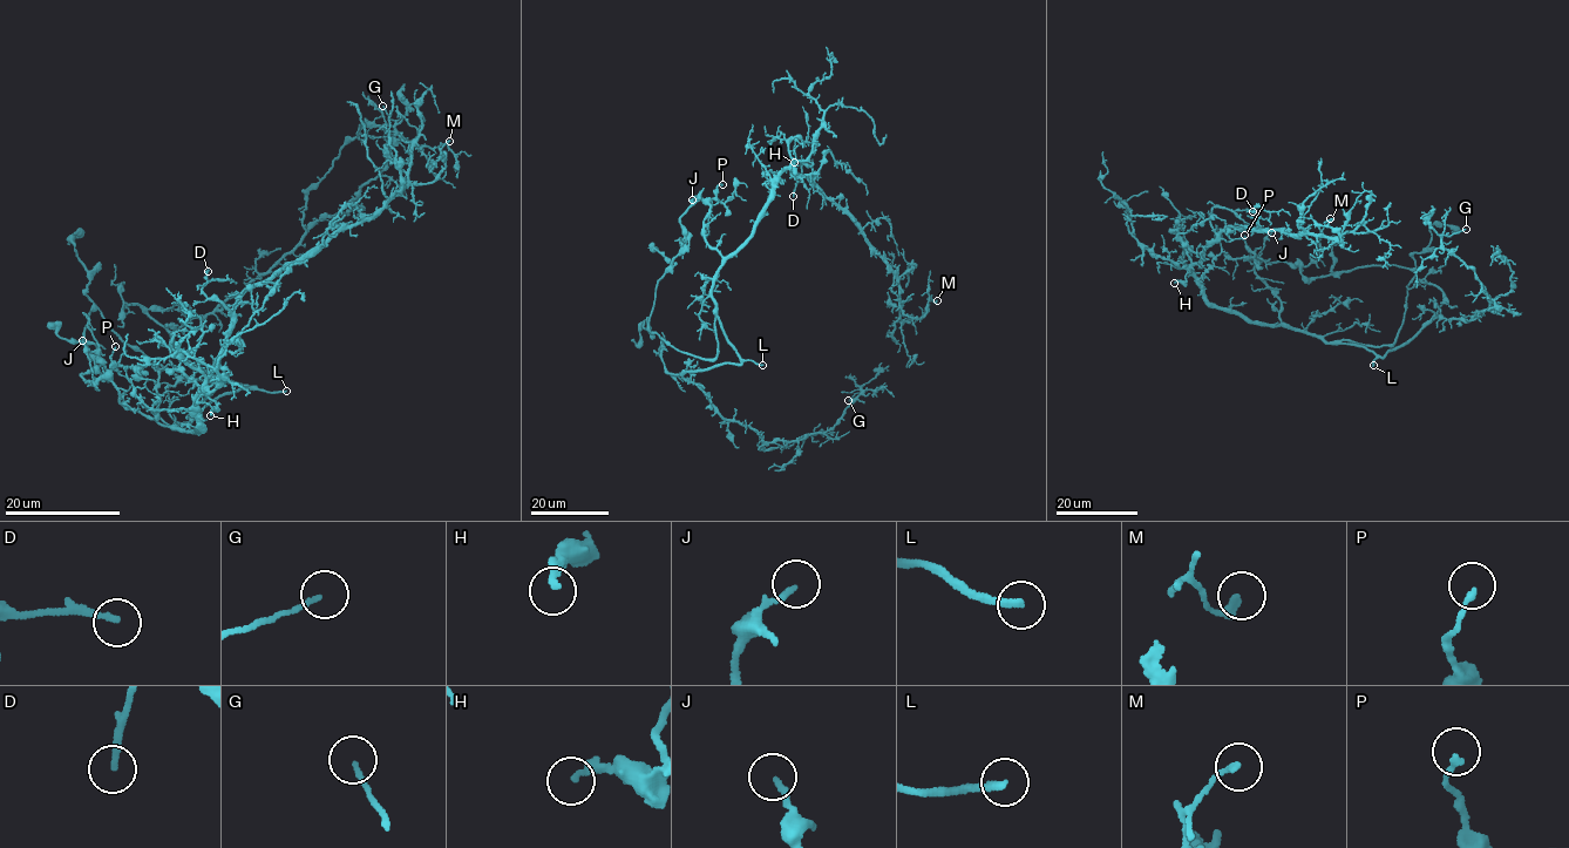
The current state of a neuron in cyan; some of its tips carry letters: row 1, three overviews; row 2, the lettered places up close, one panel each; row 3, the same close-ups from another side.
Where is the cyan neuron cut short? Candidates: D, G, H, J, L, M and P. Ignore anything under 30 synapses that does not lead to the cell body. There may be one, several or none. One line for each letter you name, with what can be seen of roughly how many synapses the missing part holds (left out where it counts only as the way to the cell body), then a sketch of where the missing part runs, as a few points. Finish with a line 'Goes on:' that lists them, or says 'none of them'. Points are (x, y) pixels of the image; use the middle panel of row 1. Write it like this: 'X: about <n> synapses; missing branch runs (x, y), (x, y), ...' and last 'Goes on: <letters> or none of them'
L: missing branch runs (762, 365), (779, 367), (814, 389), (822, 411), (806, 436), (800, 472), (787, 484), (740, 509)
Goes on: L

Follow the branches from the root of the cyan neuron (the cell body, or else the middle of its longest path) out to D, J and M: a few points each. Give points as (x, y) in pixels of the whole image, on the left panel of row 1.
D: (174, 427), (189, 433), (202, 426), (196, 397), (232, 320), (231, 310), (203, 292), (210, 280), (208, 271)
J: (174, 427), (171, 431), (172, 427), (121, 402), (111, 381), (93, 374), (82, 340)
M: (174, 427), (202, 426), (196, 397), (237, 300), (407, 183), (432, 182), (449, 141)

